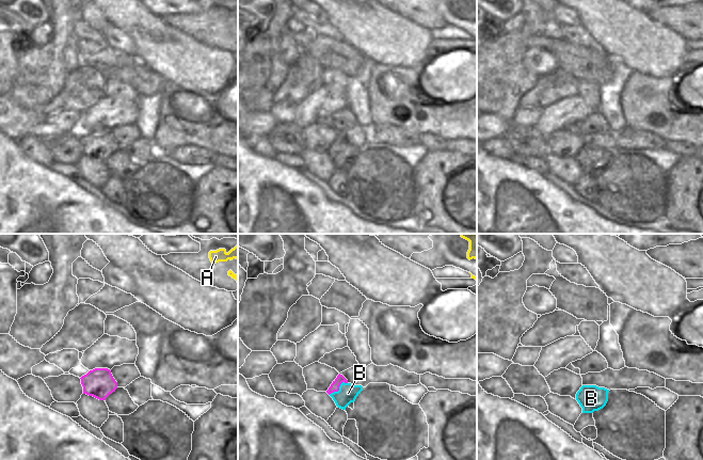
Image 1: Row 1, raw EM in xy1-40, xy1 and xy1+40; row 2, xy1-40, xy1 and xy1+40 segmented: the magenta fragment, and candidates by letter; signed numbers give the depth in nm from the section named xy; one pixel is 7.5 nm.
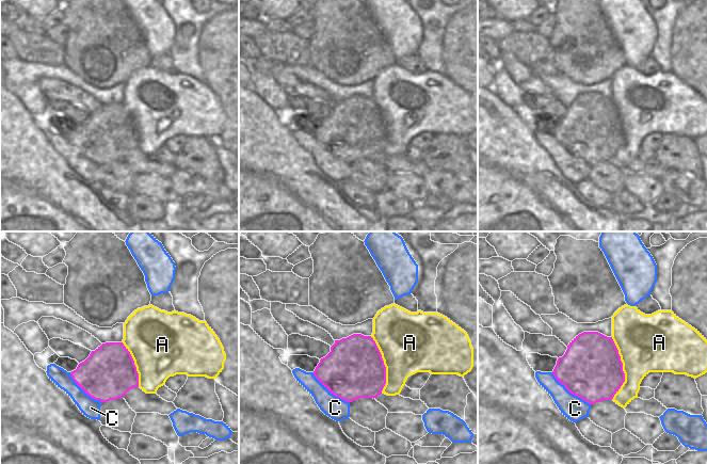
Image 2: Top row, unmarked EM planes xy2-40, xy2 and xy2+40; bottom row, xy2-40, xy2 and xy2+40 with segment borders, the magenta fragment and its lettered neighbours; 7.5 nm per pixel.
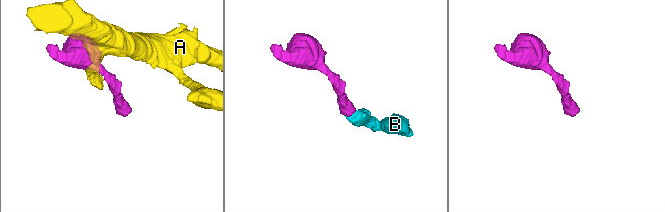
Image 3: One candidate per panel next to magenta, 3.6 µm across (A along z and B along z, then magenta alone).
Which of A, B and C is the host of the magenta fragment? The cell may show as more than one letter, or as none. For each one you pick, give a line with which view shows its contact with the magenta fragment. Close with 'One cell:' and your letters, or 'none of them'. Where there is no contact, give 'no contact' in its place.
One cell: none of them

